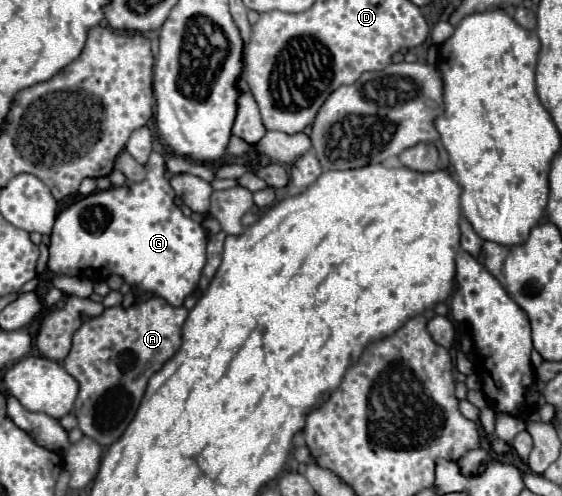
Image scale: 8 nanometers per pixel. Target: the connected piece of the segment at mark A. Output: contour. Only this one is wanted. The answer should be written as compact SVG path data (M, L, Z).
M147 298L129 308L123 308L123 306L105 308L101 316L89 318L87 322L83 322L83 326L73 336L73 348L63 360L63 366L79 382L79 396L75 400L73 414L77 416L79 430L85 436L97 440L97 444L101 444L103 448L113 444L113 440L121 438L121 432L125 432L125 428L129 426L129 420L133 420L141 404L141 396L145 394L149 378L153 376L153 372L161 370L163 364L171 360L179 350L181 328L187 316L189 316L189 310L185 306L173 308L163 298Z

